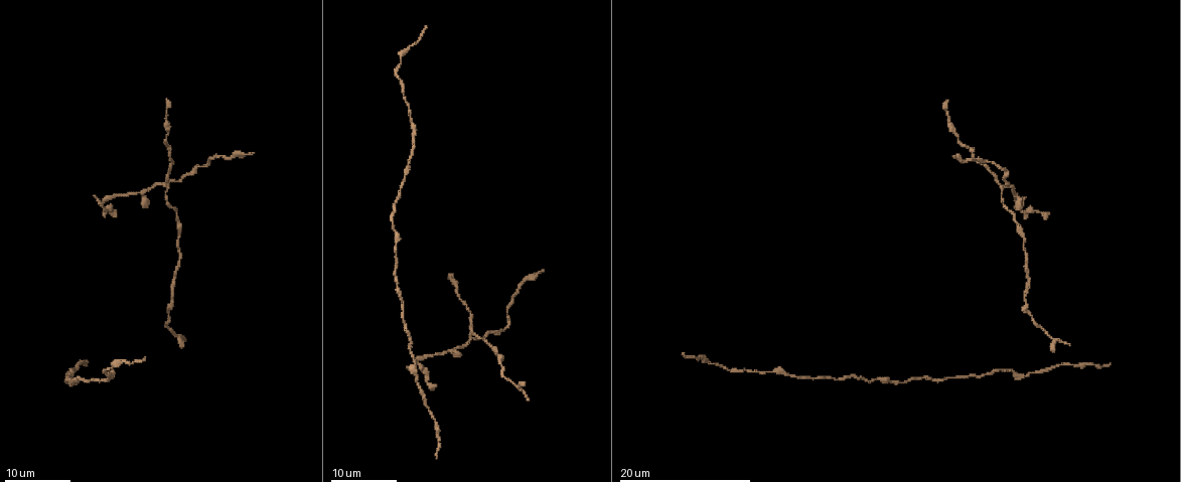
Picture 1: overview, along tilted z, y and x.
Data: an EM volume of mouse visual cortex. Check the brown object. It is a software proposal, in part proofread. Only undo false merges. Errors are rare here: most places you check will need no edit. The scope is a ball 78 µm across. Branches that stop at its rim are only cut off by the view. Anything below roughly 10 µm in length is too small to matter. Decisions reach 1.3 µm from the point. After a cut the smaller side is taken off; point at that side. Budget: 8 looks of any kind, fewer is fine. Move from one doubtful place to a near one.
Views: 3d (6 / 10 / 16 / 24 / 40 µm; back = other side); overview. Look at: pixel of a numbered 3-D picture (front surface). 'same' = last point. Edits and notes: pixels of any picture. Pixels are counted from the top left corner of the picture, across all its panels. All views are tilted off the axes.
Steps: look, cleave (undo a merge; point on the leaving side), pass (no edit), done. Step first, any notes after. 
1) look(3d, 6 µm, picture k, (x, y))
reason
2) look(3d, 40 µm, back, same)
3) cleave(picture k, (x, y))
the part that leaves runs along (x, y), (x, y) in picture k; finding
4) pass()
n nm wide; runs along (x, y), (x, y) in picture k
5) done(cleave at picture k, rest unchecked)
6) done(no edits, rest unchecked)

look(3d, 24 µm, picture 1, (163, 183))
four or more arms meet

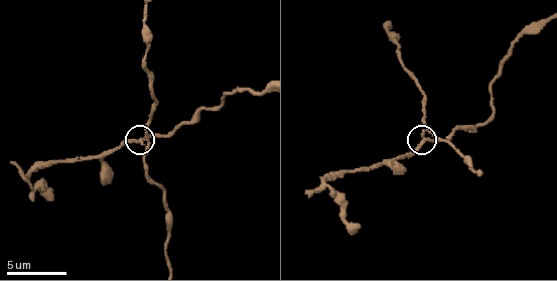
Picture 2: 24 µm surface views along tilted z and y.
look(3d, 10 µm, picture 2, (425, 141))

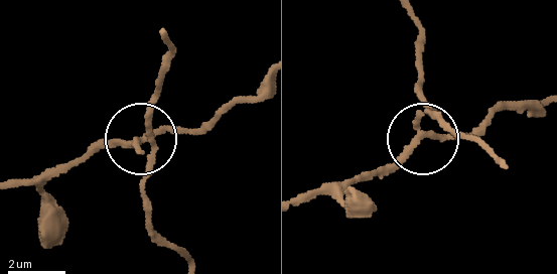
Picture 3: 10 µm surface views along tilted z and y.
cleave(picture 3, (168, 130))
a second neuron is stuck on

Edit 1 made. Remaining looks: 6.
look(3d, 16 µm, picture 1, (1030, 317))
sudden change in width

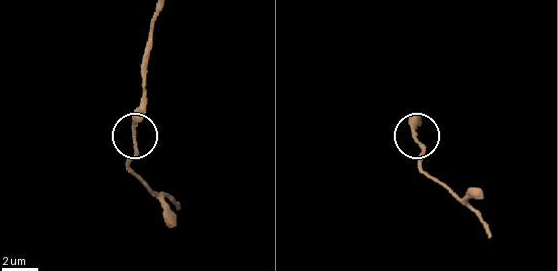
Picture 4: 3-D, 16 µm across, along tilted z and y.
look(3d, 6 µm, picture 4, (134, 132))
zoom in

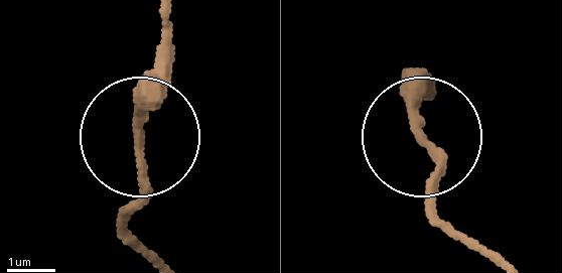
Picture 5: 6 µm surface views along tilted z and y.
pass()
continuous, no second neuron

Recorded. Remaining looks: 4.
look(3d, 16 µm, picture 1, (416, 362))
sudden change in width

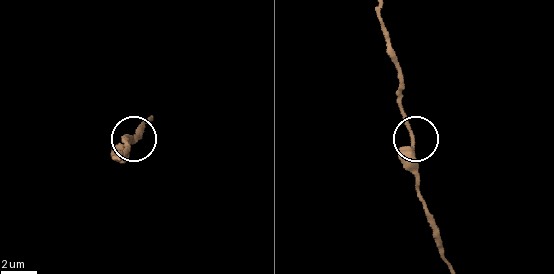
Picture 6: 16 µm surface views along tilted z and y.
look(3d, 6 µm, picture 6, (411, 138))

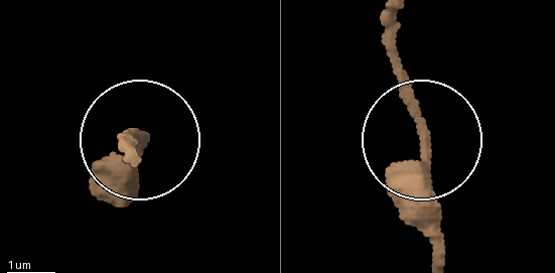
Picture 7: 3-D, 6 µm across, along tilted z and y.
pass()
210 nm wide; runs along (439, 256), (427, 135), (390, 30) in picture 7; all the same neuron

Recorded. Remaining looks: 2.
look(3d, 10 µm, picture 2, (168, 208))
thick turns thin

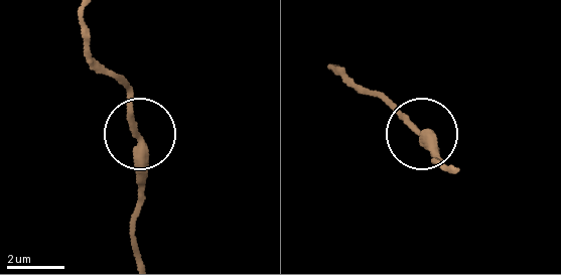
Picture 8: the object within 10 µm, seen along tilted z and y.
pass()
runs along (141, 253), (140, 138), (126, 77) in picture 8; one neuron here

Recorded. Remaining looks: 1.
done(cleave at picture 3, rest unchecked)

